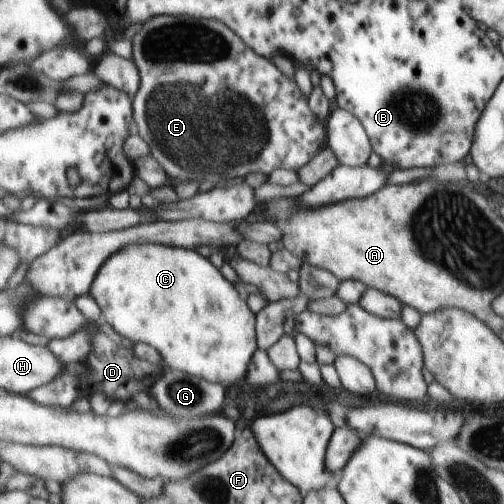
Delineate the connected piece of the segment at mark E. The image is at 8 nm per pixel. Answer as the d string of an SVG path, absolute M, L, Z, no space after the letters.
M162 16L153 18L145 24L145 28L141 28L133 34L131 38L131 54L135 58L135 62L139 60L139 72L141 72L141 88L139 88L139 96L135 96L135 131L148 144L150 152L165 168L165 172L169 174L169 178L173 178L176 182L205 182L209 180L213 183L221 182L226 179L238 184L245 176L249 174L257 174L262 172L266 175L275 172L277 168L285 168L287 170L301 170L317 157L317 154L326 146L327 129L326 125L319 120L319 116L311 110L309 106L310 98L303 94L303 90L299 88L296 77L289 78L285 76L271 60L259 56L253 48L247 46L238 34L235 34L227 24L223 24L220 20L208 18L193 18L193 16Z

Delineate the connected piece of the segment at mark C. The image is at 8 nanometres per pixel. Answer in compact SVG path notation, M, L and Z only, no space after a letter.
M135 244L111 256L96 274L91 296L102 310L103 318L121 336L134 344L154 346L163 356L163 366L205 378L219 384L243 384L249 364L259 349L257 318L241 292L221 274L221 270L196 250Z

